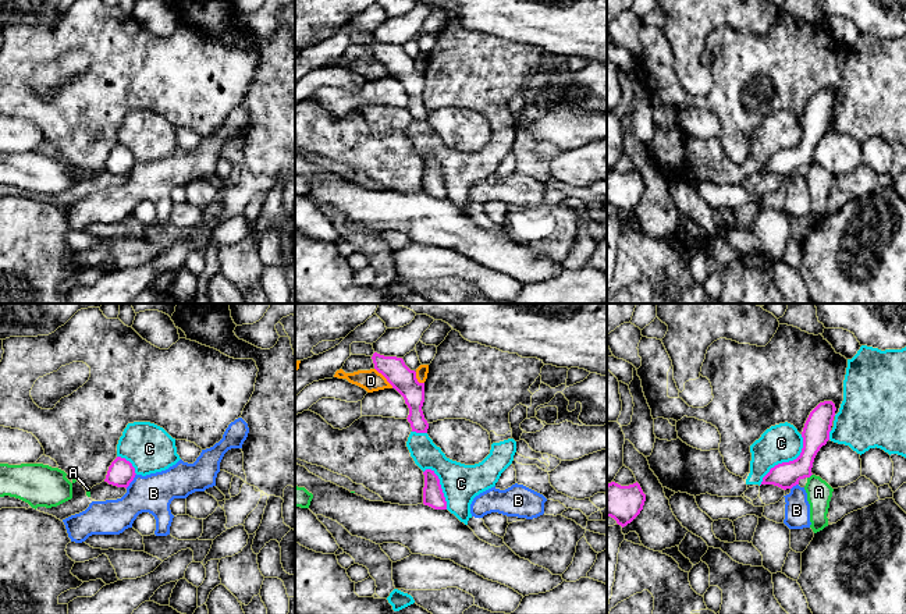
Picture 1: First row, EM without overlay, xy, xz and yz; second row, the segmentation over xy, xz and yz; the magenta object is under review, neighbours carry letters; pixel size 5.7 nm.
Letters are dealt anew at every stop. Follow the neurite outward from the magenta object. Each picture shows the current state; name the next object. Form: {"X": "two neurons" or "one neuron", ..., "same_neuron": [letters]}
{"A": "two neurons", "B": "two neurons", "C": "two neurons", "D": "two neurons", "same_neuron": []}

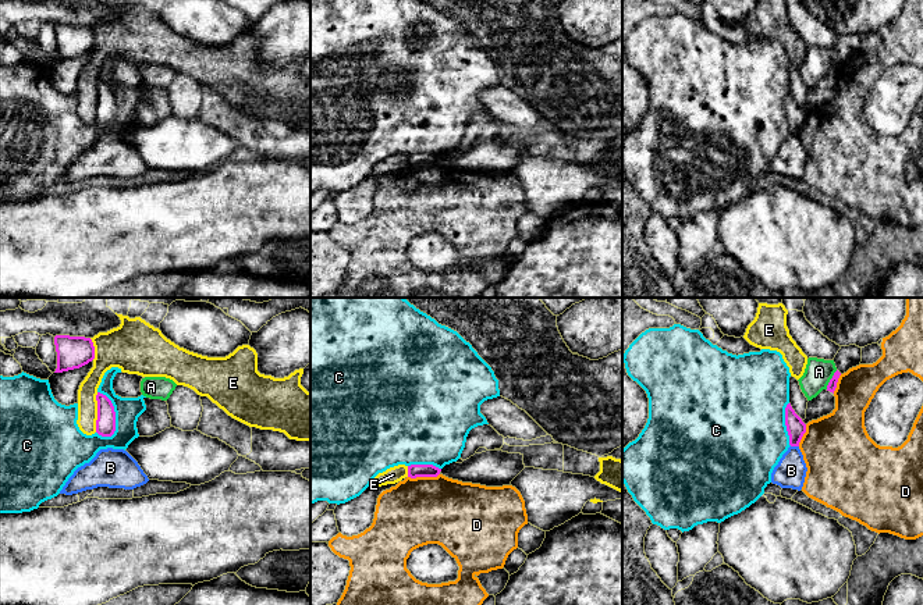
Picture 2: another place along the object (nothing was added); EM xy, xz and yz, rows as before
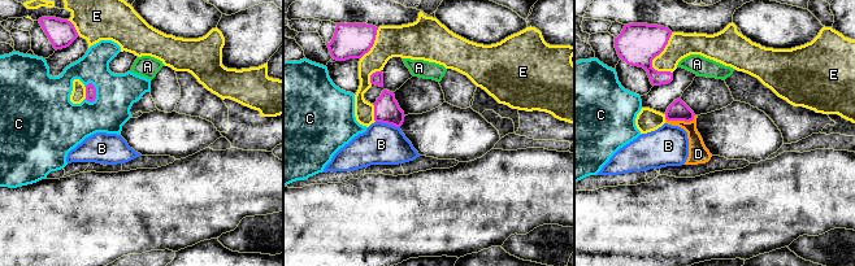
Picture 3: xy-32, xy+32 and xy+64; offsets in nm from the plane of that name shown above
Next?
{"A": "two neurons", "B": "two neurons", "C": "two neurons", "D": "two neurons", "E": "two neurons", "same_neuron": []}

